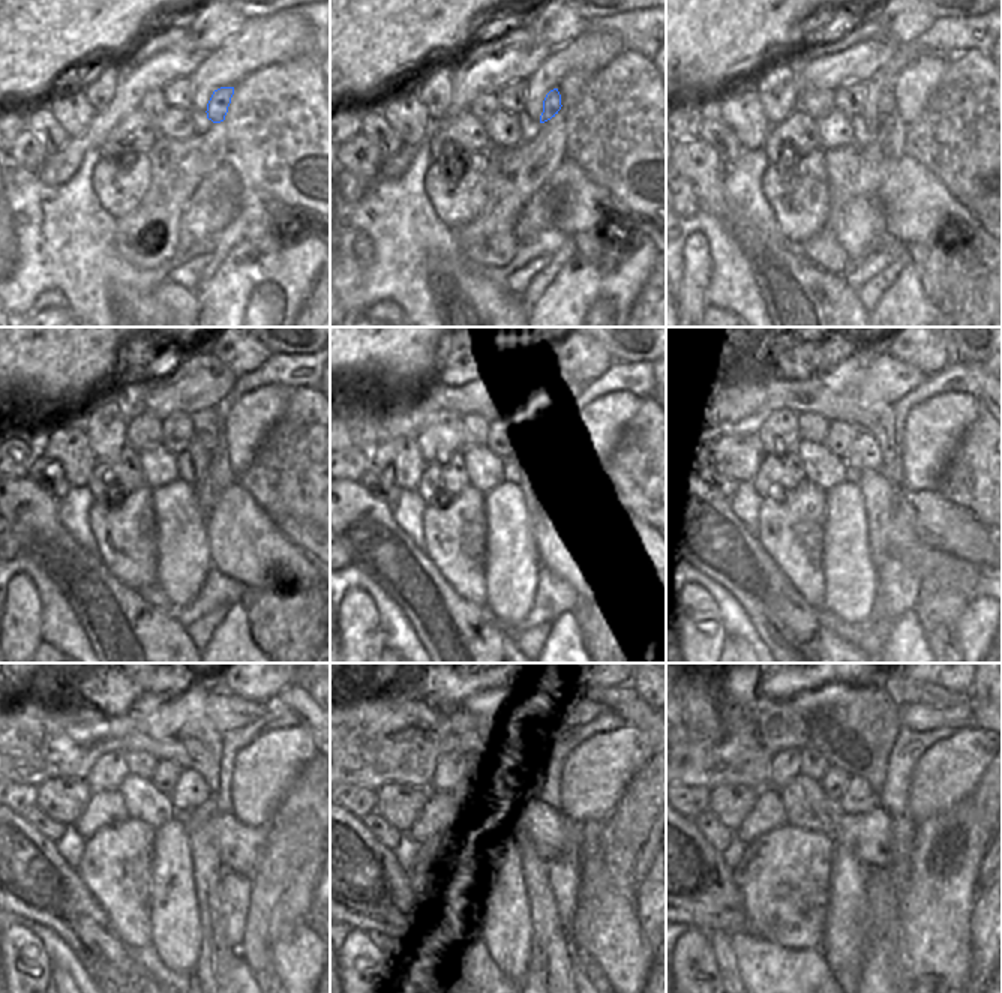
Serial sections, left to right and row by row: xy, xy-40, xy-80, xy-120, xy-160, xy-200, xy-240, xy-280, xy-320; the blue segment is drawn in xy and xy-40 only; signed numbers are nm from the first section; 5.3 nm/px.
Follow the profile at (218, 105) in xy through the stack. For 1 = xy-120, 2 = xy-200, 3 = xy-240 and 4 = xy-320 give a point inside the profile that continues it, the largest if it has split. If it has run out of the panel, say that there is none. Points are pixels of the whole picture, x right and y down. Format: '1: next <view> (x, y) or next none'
1: next xy-120 (204, 438)
2: next xy-200 (864, 452)
3: next xy-240 (191, 792)
4: next xy-320 (858, 797)

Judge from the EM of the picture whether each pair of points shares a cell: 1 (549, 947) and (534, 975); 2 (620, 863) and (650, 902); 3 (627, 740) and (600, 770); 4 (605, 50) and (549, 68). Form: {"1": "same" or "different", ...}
{"1": "different", "2": "different", "3": "same", "4": "same"}

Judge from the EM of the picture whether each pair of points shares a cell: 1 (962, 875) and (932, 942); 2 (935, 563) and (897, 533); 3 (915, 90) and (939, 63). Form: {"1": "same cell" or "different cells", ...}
{"1": "same cell", "2": "different cells", "3": "same cell"}

